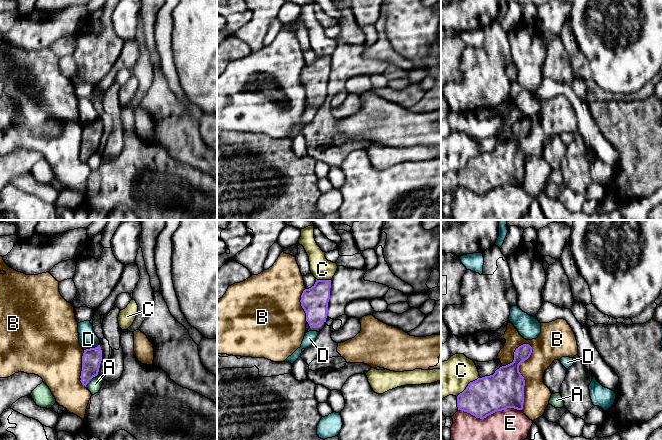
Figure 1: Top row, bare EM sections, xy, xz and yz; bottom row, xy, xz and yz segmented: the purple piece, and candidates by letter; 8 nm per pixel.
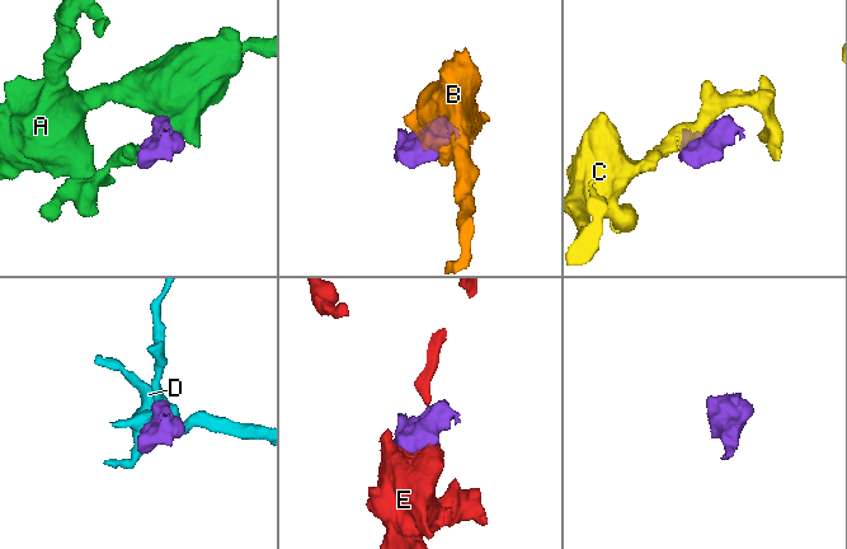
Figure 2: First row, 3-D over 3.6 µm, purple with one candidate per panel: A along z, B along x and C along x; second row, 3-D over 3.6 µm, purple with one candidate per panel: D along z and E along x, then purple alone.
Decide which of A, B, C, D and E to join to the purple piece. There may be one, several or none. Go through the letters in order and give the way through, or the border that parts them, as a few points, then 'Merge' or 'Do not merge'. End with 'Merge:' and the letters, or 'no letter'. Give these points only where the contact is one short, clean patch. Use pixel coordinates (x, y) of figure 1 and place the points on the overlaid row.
A: Boundary: xy (96, 375), (85, 386). Do not merge
B: Do not merge
C: Do not merge
D: Boundary: xy (98, 344), (84, 350). Do not merge
E: Do not merge
Merge: no letter

